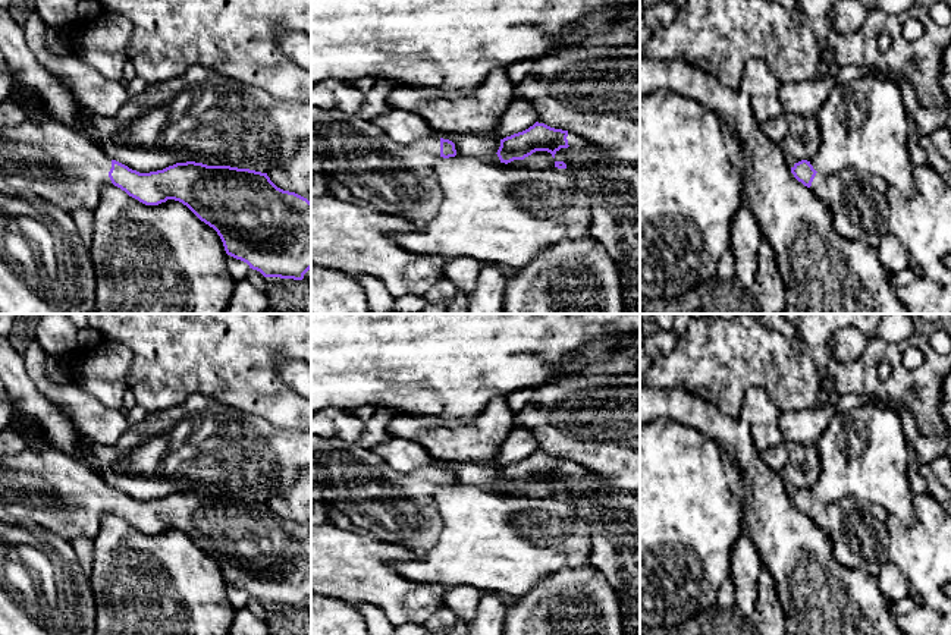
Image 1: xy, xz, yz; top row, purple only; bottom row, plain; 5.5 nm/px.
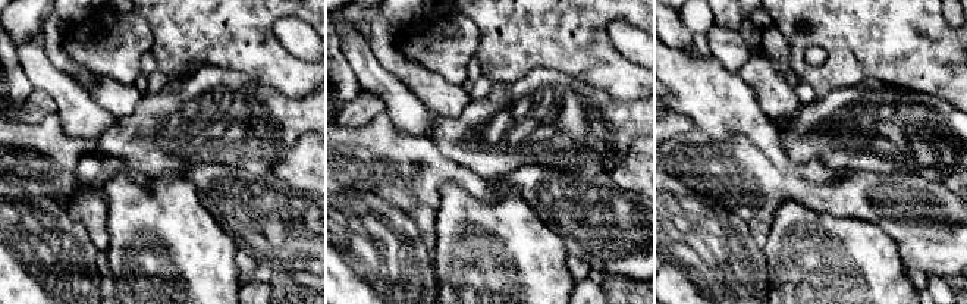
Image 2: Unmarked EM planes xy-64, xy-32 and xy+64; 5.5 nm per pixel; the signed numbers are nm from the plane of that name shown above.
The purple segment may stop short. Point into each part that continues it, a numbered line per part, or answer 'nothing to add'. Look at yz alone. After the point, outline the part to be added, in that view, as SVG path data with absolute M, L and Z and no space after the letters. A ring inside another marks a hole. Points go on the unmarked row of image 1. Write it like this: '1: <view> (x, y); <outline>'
1: yz (857, 530); M844 497L835 503L816 502L812 521L829 537L835 557L848 568L866 570L878 578L889 562L888 513L879 504L856 497Z

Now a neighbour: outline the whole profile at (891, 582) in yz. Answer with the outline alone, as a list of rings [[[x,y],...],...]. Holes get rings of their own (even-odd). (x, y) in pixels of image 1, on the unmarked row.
[[[894,563],[883,565],[876,579],[881,592],[889,601],[895,603],[908,595],[910,584]]]

